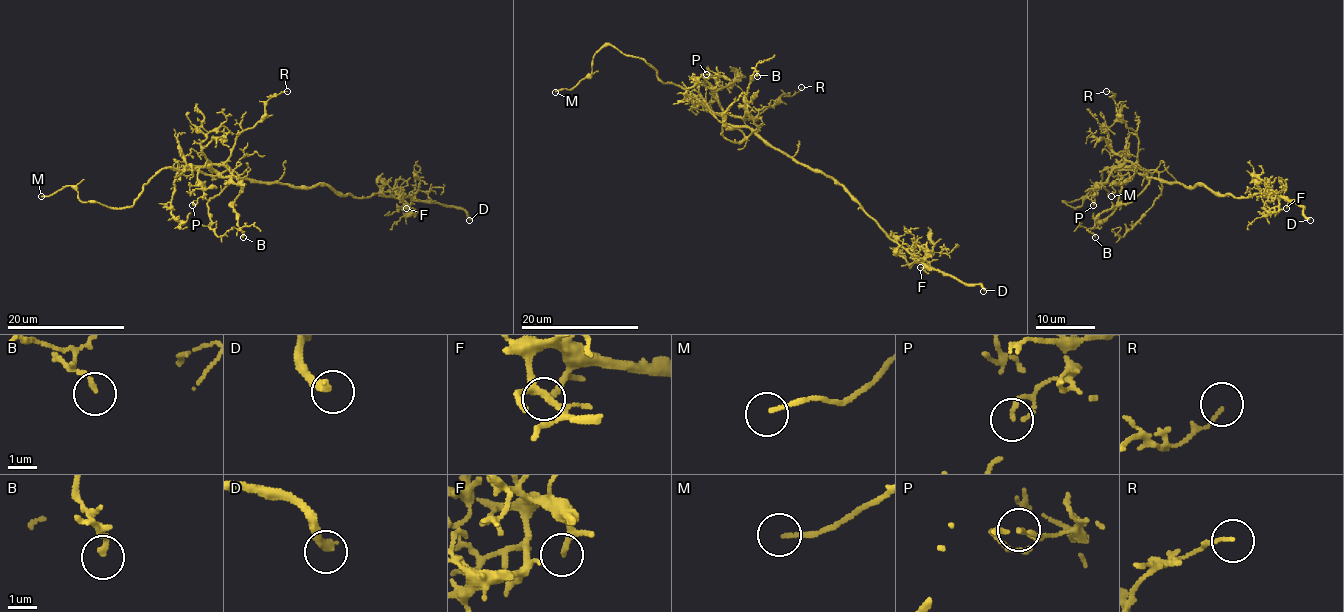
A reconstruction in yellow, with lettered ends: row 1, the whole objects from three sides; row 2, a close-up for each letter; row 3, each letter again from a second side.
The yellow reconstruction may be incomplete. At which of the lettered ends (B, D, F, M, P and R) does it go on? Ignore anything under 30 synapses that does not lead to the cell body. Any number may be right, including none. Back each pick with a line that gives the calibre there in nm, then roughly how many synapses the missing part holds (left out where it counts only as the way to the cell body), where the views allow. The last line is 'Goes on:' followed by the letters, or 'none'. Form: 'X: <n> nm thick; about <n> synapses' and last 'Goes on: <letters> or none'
D: 300 nm thick; about 140 synapses
F: 140 nm thick; about 40 synapses
M: 130 nm thick
Goes on: D, F, M

